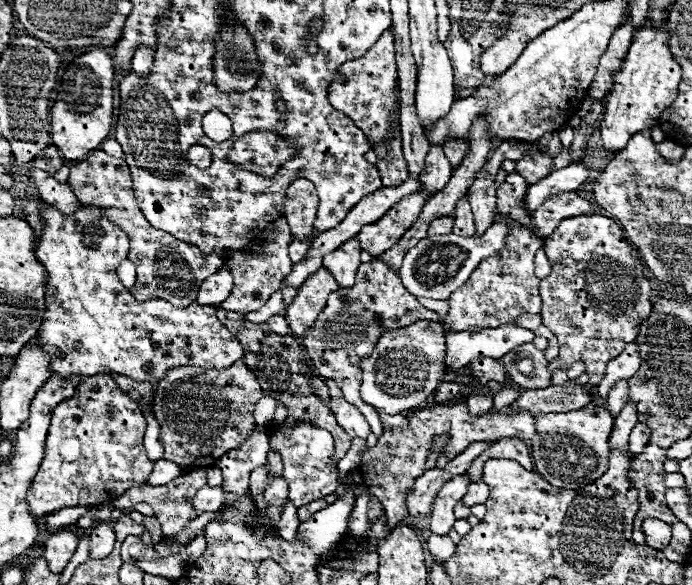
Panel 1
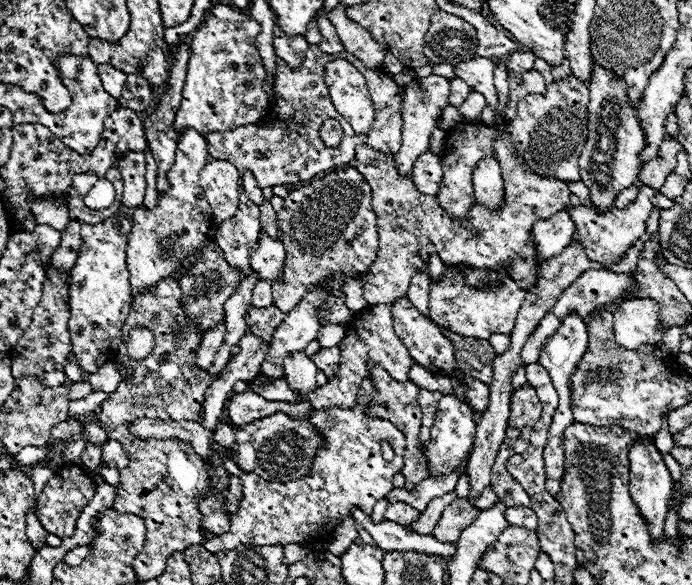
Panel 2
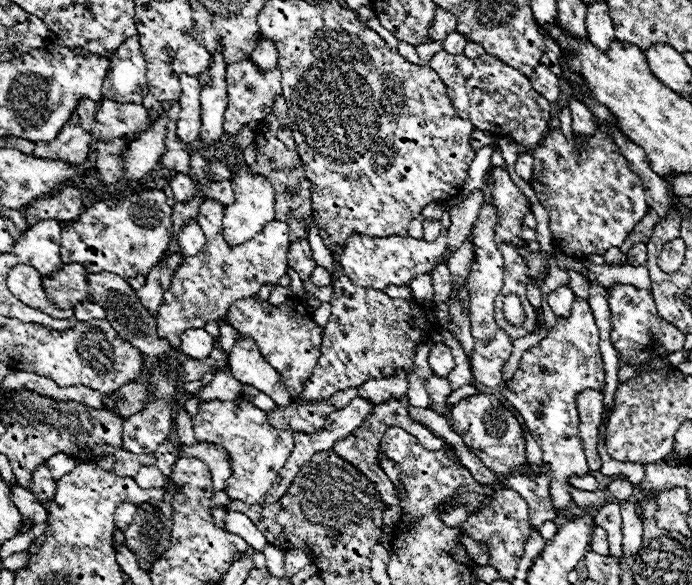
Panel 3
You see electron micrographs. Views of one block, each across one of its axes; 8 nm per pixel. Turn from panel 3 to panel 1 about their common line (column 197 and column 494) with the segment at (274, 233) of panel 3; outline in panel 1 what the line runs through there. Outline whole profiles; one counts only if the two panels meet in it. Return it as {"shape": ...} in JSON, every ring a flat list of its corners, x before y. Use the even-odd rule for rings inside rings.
{"shape":[[520,226,518,230,512,228,504,248,498,254,486,258,472,272,470,280,448,298,450,312,444,318,446,334,496,328,516,322,516,318,520,318,522,314,540,314,540,278,536,278,534,274,534,254,538,248,542,248,542,240,538,240,536,236,532,238,524,226]]}

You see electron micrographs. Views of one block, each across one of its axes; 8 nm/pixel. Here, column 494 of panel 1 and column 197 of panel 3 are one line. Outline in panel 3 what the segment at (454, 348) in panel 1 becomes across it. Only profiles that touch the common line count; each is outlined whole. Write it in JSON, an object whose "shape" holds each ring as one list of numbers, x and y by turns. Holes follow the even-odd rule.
{"shape":[[190,328,180,336,180,350,194,360,204,360,214,350,214,338,204,328]]}

